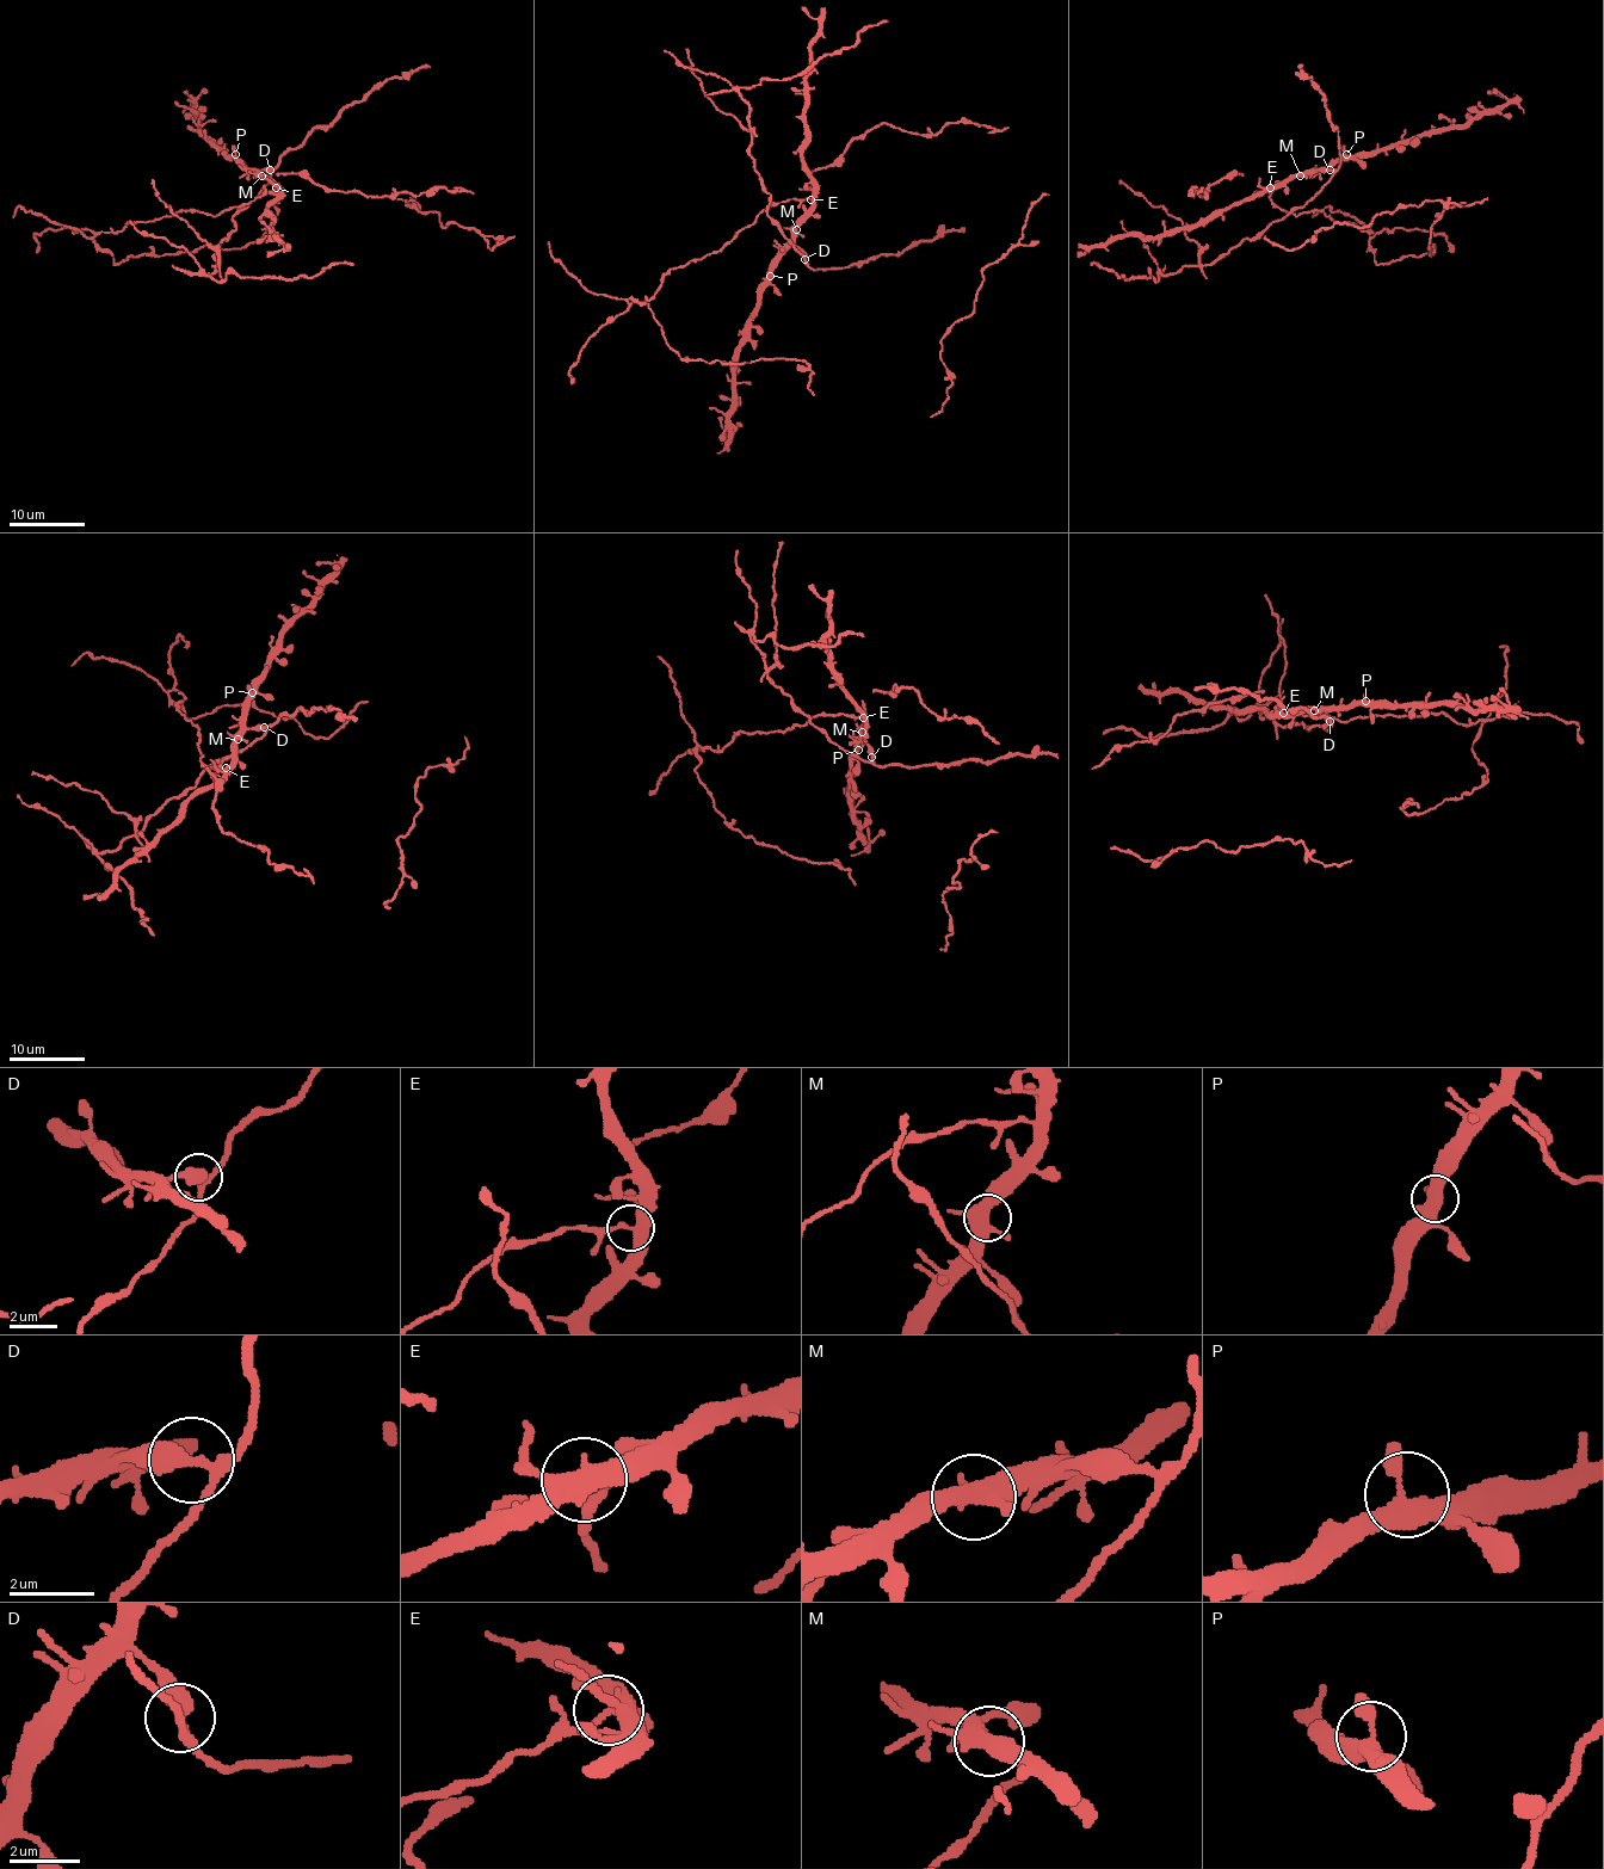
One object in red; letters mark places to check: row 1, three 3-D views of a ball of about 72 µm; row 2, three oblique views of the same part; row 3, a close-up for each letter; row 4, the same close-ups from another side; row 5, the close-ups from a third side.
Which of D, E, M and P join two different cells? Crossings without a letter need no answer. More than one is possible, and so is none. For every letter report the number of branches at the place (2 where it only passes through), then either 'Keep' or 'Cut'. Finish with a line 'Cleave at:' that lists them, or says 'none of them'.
D: Branches: 3. Cut
E: Branches: 4. Cut
M: Branches: 4. Keep
P: Branches: 3. Keep
Cleave at: D, E

